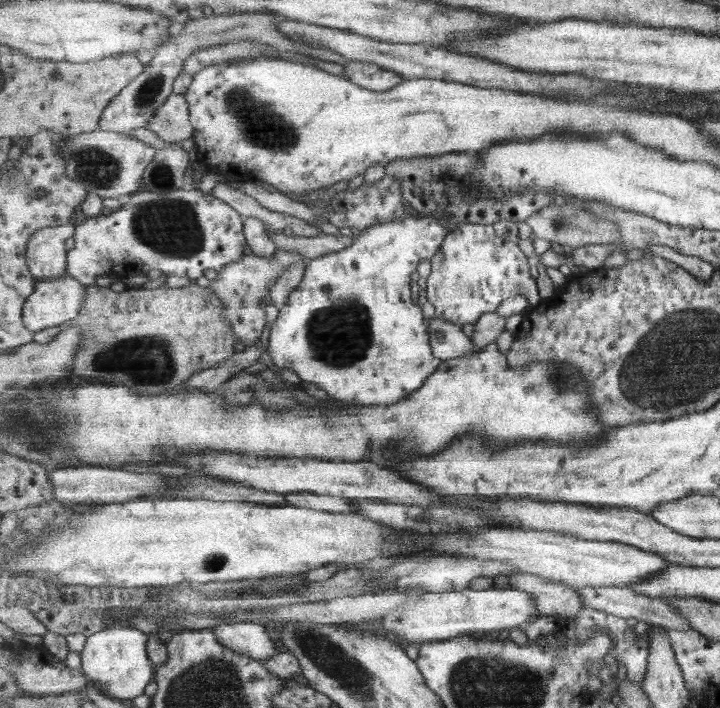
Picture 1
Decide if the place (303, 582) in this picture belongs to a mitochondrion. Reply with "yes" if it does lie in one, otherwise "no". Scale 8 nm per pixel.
no

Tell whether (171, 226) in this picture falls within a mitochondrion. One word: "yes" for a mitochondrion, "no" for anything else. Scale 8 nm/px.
yes

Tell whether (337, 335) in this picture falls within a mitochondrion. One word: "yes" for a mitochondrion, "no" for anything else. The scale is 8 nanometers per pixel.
yes

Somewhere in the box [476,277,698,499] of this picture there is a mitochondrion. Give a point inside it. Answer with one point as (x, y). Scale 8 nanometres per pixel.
(647, 378)

